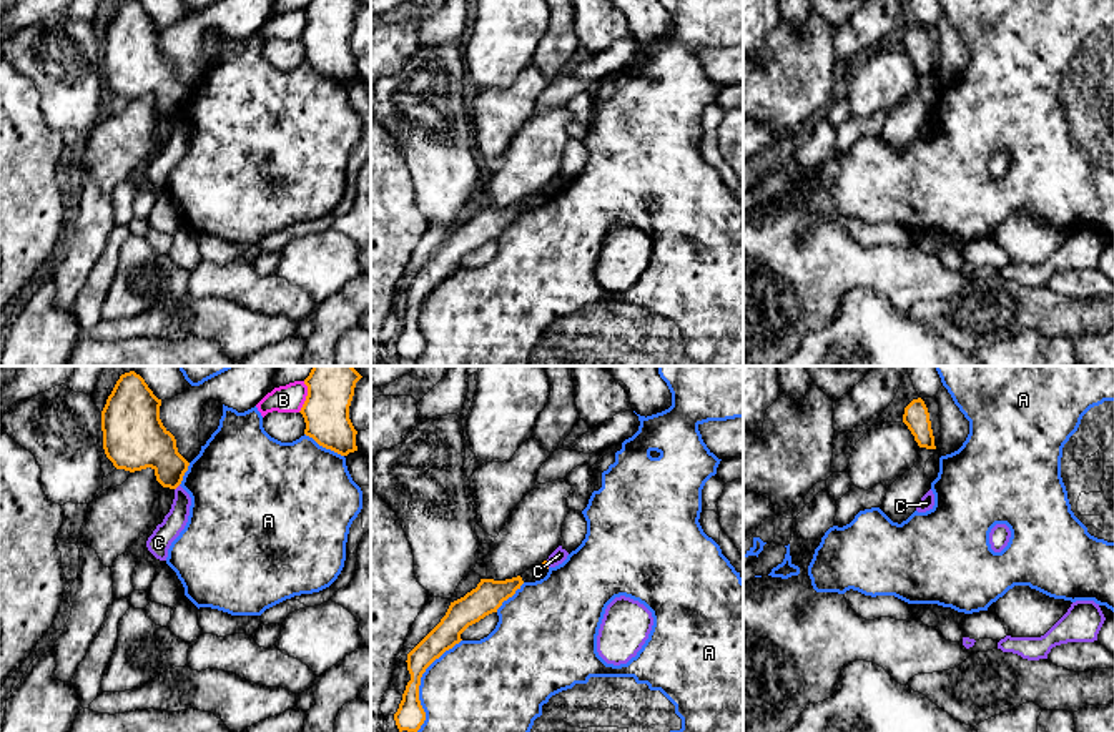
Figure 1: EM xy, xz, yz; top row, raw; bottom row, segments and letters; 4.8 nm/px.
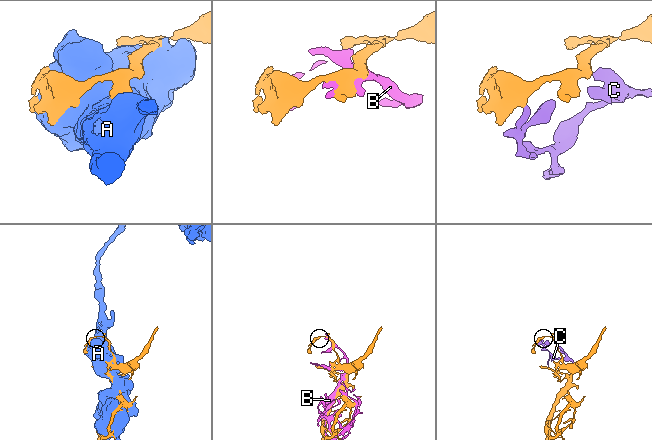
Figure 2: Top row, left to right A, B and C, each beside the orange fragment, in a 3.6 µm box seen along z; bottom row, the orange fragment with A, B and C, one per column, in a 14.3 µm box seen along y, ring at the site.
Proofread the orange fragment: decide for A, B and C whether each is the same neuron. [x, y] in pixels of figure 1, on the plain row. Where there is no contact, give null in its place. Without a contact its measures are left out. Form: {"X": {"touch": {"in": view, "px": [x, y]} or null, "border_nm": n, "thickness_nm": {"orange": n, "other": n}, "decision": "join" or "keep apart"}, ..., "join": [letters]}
{"A": {"touch": {"in": "xz", "px": [419, 311]}, "border_nm": 500, "thickness_nm": {"orange": 140, "other": 460}, "decision": "keep apart"}, "B": {"touch": {"in": "xy", "px": [306, 24]}, "border_nm": 160, "thickness_nm": {"orange": 220, "other": 140}, "decision": "keep apart"}, "C": {"touch": {"in": "xy", "px": [177, 113]}, "border_nm": 40, "thickness_nm": {"orange": 220, "other": 110}, "decision": "keep apart"}, "join": []}

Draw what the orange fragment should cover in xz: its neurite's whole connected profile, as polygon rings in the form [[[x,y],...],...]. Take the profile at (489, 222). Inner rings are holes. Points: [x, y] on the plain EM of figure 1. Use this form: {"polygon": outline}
{"polygon": [[[522,205],[505,208],[481,206],[476,216],[451,230],[441,250],[407,281],[407,298],[411,308],[406,313],[402,328],[394,341],[399,359],[417,361],[426,348],[426,339],[419,328],[421,304],[426,296],[446,278],[459,271],[461,261],[486,243],[497,240],[504,228],[512,225],[524,211]]]}

